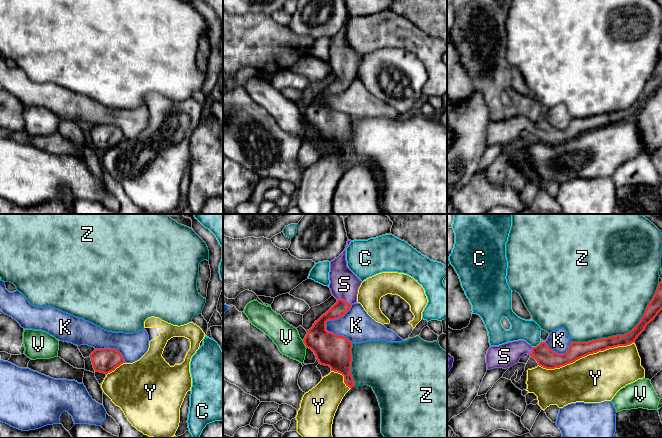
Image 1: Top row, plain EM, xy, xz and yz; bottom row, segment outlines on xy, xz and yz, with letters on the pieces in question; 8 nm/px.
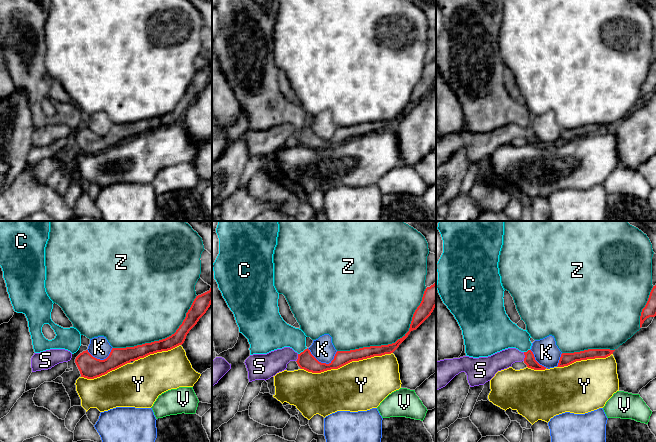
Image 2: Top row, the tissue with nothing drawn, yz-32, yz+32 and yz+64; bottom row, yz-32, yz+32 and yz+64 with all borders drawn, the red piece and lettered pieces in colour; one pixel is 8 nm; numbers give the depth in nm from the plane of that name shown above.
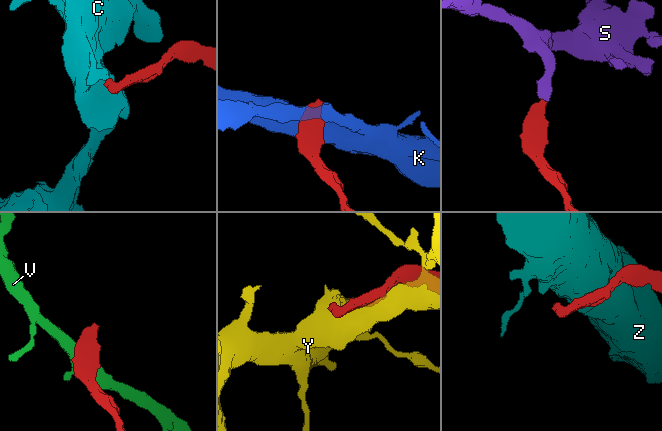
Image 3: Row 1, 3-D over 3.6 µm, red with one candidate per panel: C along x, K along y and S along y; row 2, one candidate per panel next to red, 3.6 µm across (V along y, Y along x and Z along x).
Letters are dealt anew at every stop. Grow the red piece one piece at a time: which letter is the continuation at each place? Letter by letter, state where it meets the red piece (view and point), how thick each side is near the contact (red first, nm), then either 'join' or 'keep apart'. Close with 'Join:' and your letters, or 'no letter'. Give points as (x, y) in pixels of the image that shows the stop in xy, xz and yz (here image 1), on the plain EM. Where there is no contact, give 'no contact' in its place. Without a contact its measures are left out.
C: contact yz (537, 121); calibres 160 and 180 nm; keep apart
K: contact xz (325, 101); calibres 260 and 260 nm; keep apart
S: contact xz (343, 76); calibres 120 and 240 nm; join
V: contact xz (304, 119); calibres 260 and 200 nm; keep apart
Y: contact yz (585, 131); calibres 140 and 400 nm; keep apart
Z: contact yz (624, 110); calibres 100 and 480 nm; keep apart
Join: S

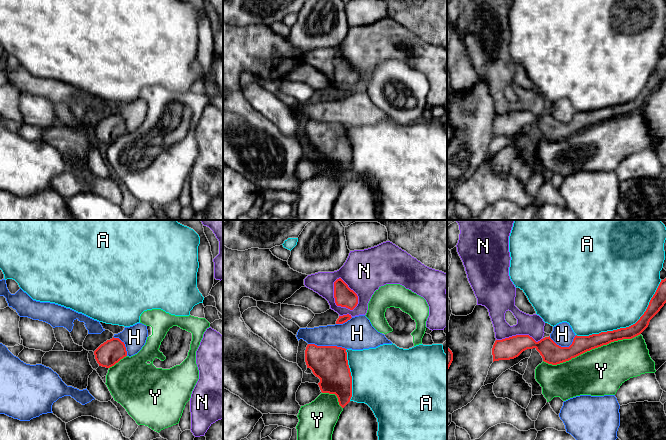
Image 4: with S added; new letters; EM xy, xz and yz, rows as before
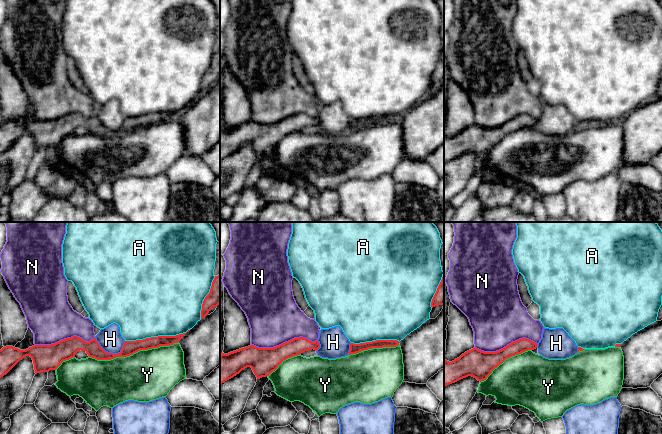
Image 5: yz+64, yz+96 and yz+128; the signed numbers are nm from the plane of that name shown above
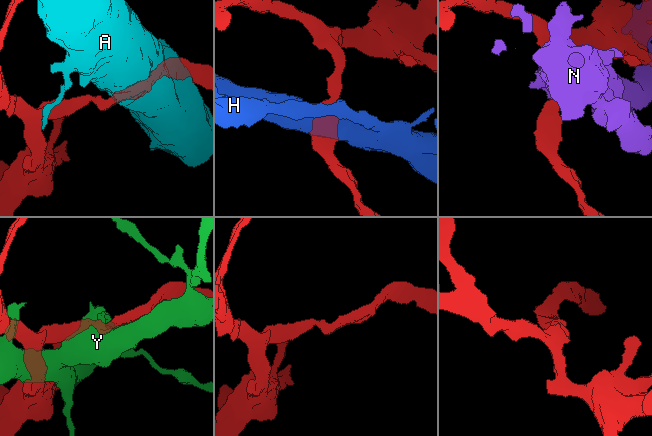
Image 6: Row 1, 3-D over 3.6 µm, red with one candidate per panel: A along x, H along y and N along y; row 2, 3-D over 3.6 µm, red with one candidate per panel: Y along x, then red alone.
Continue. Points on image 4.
A: contact yz (626, 103); calibres 110 and 480 nm; keep apart
H: contact xz (327, 122); calibres 280 and 240 nm; keep apart
N: contact xz (356, 70); calibres 160 and 340 nm; keep apart
Y: contact yz (591, 125); calibres 140 and 380 nm; keep apart
Join: no letter

